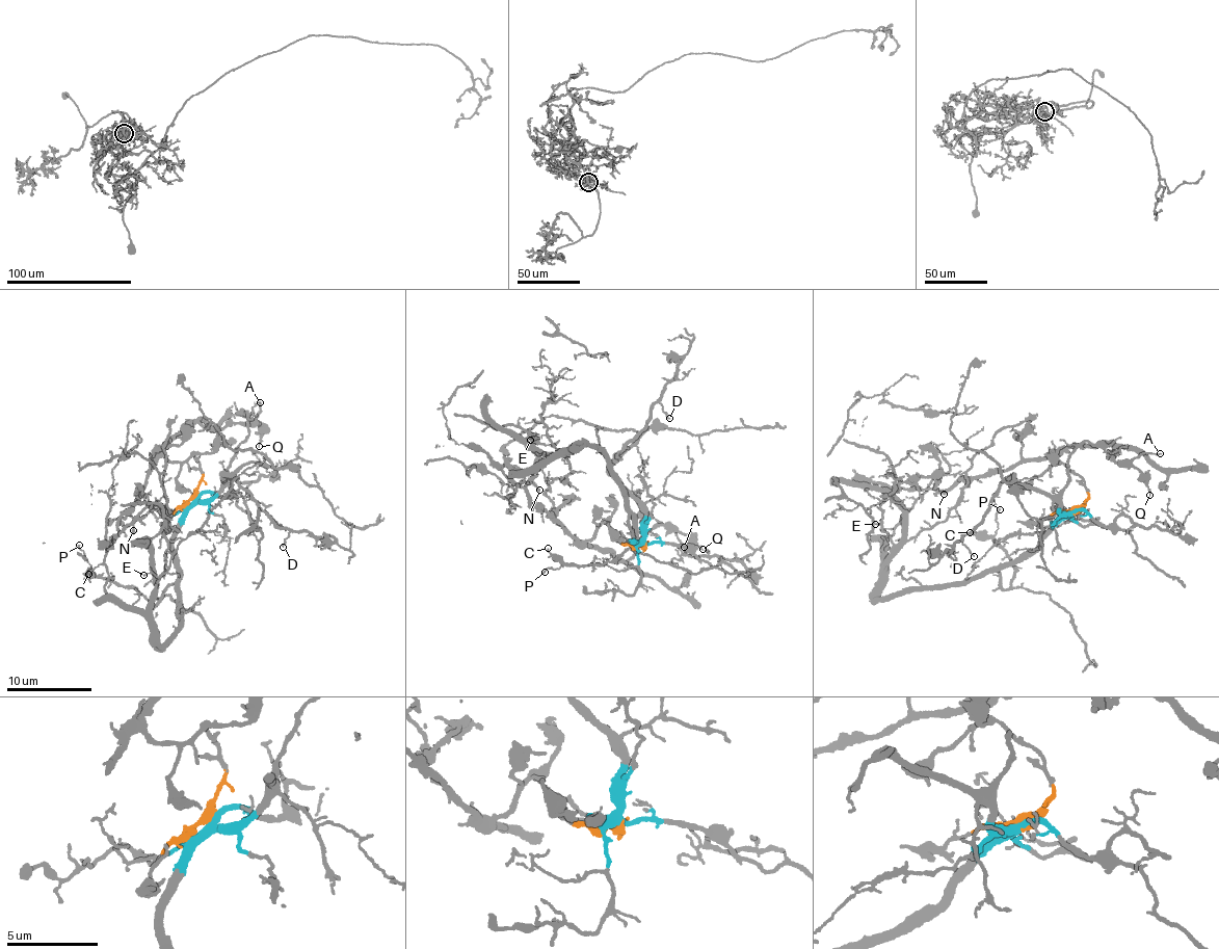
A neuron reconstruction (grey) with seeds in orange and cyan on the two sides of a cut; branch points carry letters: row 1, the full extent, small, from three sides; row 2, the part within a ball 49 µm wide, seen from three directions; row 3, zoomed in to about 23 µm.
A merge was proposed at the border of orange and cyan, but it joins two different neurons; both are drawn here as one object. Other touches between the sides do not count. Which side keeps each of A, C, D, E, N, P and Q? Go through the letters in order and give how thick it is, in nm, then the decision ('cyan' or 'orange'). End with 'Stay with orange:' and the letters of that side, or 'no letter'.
A: 130 nm | orange
C: 80 nm | cyan
D: 130 nm | cyan
E: 70 nm | cyan
N: 100 nm | orange
P: 130 nm | cyan
Q: 150 nm | orange
Stay with orange: A, N, Q

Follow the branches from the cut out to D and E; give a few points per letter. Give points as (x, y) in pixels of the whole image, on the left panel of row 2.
D: (193, 499), (204, 502), (226, 484), (224, 476), (232, 476), (288, 532), (283, 547)
E: (193, 499), (175, 536), (182, 602), (167, 641), (158, 641), (152, 613), (159, 577), (143, 575)

